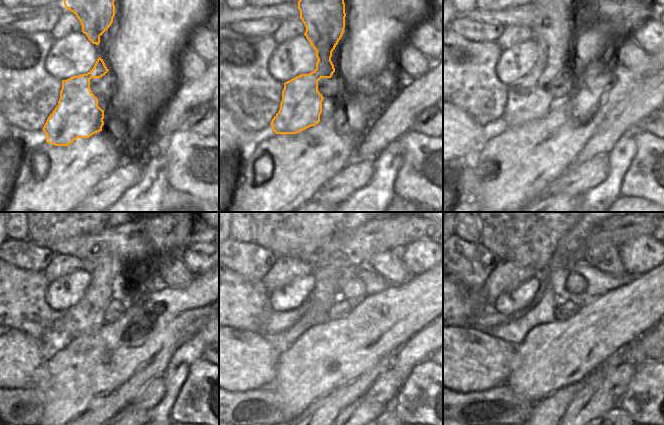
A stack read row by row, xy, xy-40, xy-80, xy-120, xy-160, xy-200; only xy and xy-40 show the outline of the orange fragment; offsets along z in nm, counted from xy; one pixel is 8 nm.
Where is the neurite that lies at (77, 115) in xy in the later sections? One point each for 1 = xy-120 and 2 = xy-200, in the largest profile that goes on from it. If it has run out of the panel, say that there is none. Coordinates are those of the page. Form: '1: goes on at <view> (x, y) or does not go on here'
1: goes on at xy-120 (107, 261)
2: goes on at xy-200 (540, 292)

